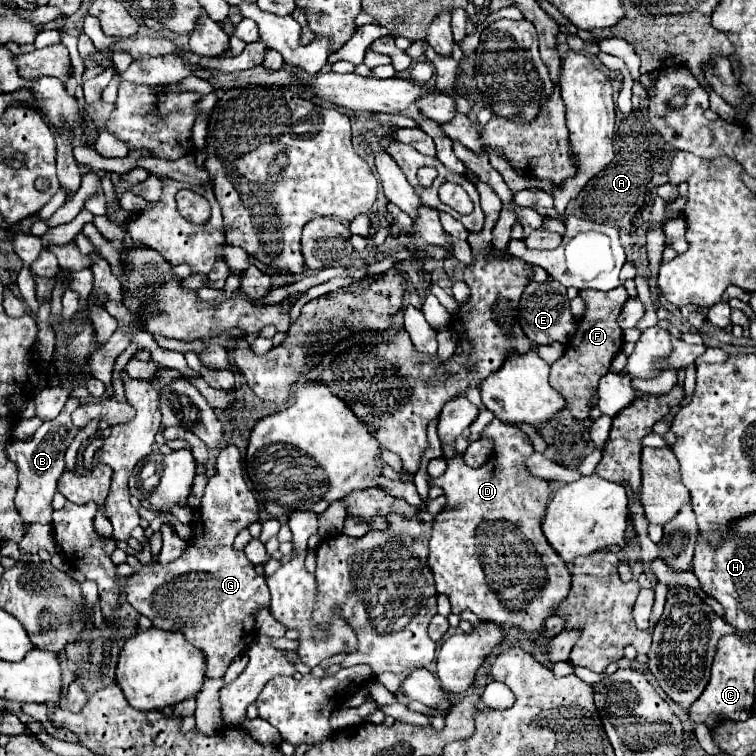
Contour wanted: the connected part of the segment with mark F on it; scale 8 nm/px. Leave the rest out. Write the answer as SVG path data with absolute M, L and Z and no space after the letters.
M623 286L609 292L579 290L579 296L585 300L585 314L581 316L577 332L571 338L565 354L555 364L551 364L551 386L561 396L565 396L571 414L583 422L589 418L589 410L597 406L599 380L609 372L613 356L623 348L623 330L619 326L619 314L629 296Z

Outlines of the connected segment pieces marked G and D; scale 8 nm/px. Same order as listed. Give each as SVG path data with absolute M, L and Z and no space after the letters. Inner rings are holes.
M227 446L221 450L215 462L215 476L207 480L201 506L195 510L193 518L193 536L189 540L183 556L167 566L151 566L141 572L135 572L125 582L125 592L129 604L143 616L147 616L155 628L161 630L179 630L183 632L203 654L207 660L207 678L219 678L225 674L227 666L233 658L247 650L247 638L255 640L255 620L253 614L261 606L269 606L269 588L265 578L255 572L253 564L247 560L245 552L233 548L235 536L247 528L251 522L259 520L259 502L248 487L243 476L243 459L235 446Z
M493 418L493 422L485 426L481 438L493 440L493 454L483 466L469 468L461 456L457 456L455 460L447 460L447 470L443 476L430 477L430 487L438 486L445 490L447 504L433 520L433 530L429 536L429 566L435 576L437 592L449 596L455 614L471 610L483 622L493 622L503 628L517 626L529 636L539 636L545 632L547 618L555 614L555 608L563 602L563 598L567 598L571 588L567 564L547 544L539 524L551 494L551 482L533 476L525 466L527 458L535 450L521 428L505 426L501 420ZM471 528L485 528L485 552Z

